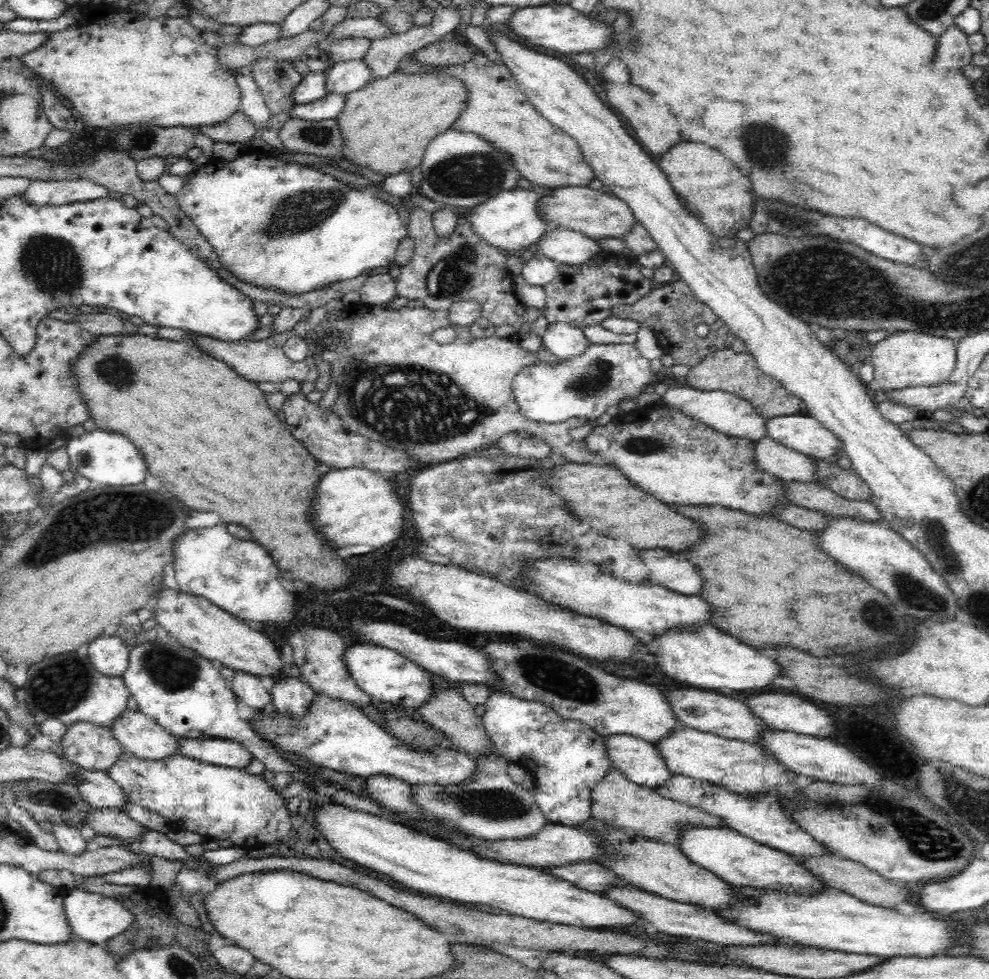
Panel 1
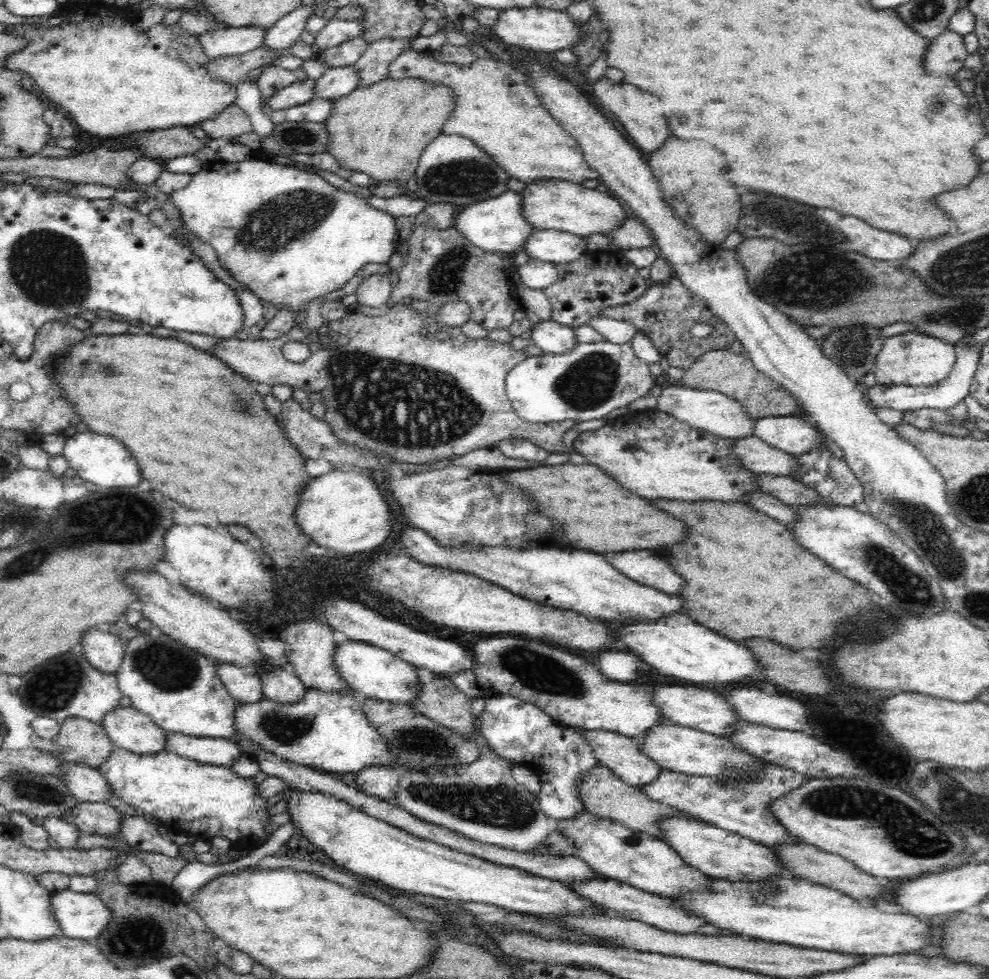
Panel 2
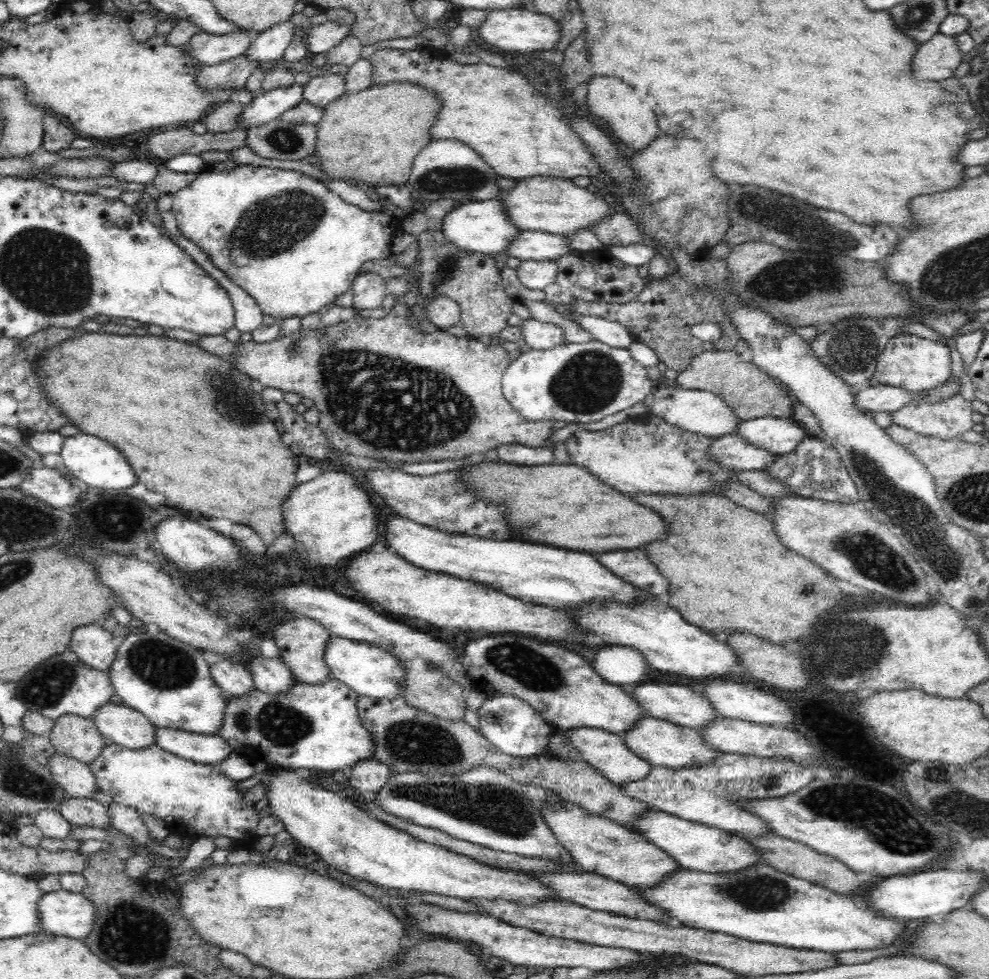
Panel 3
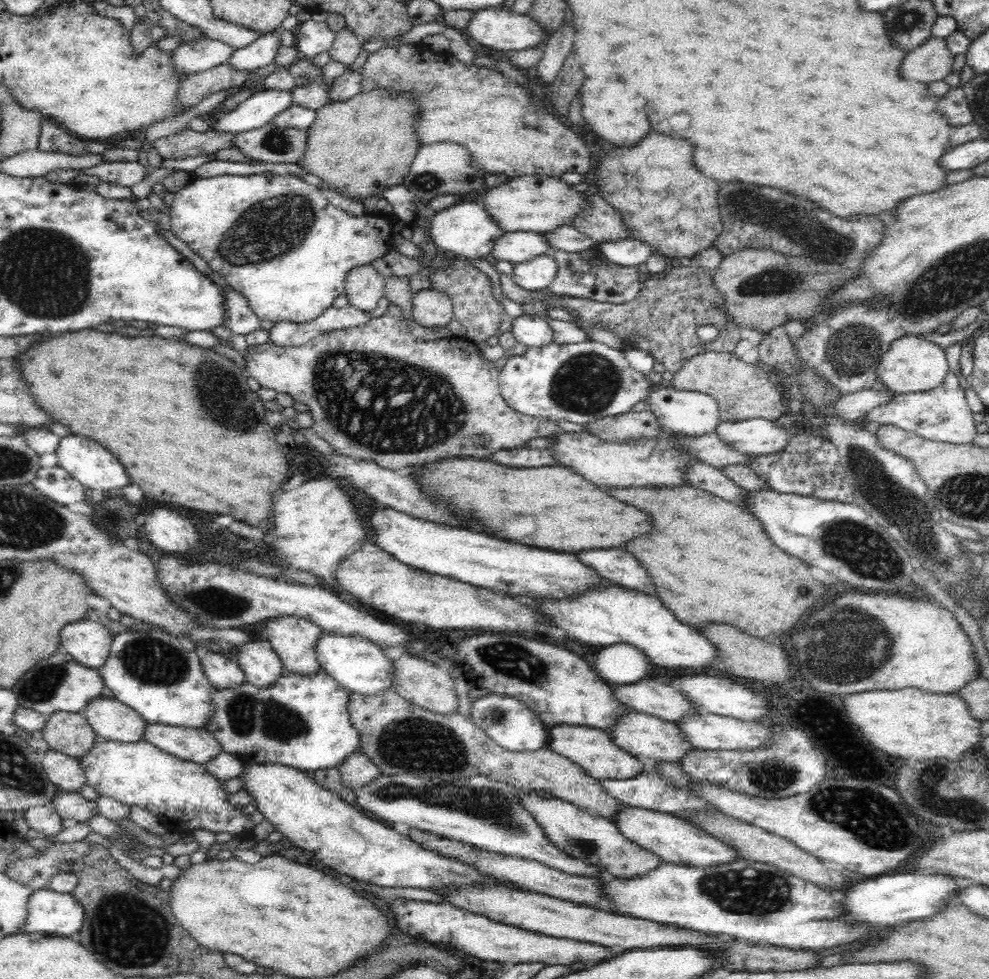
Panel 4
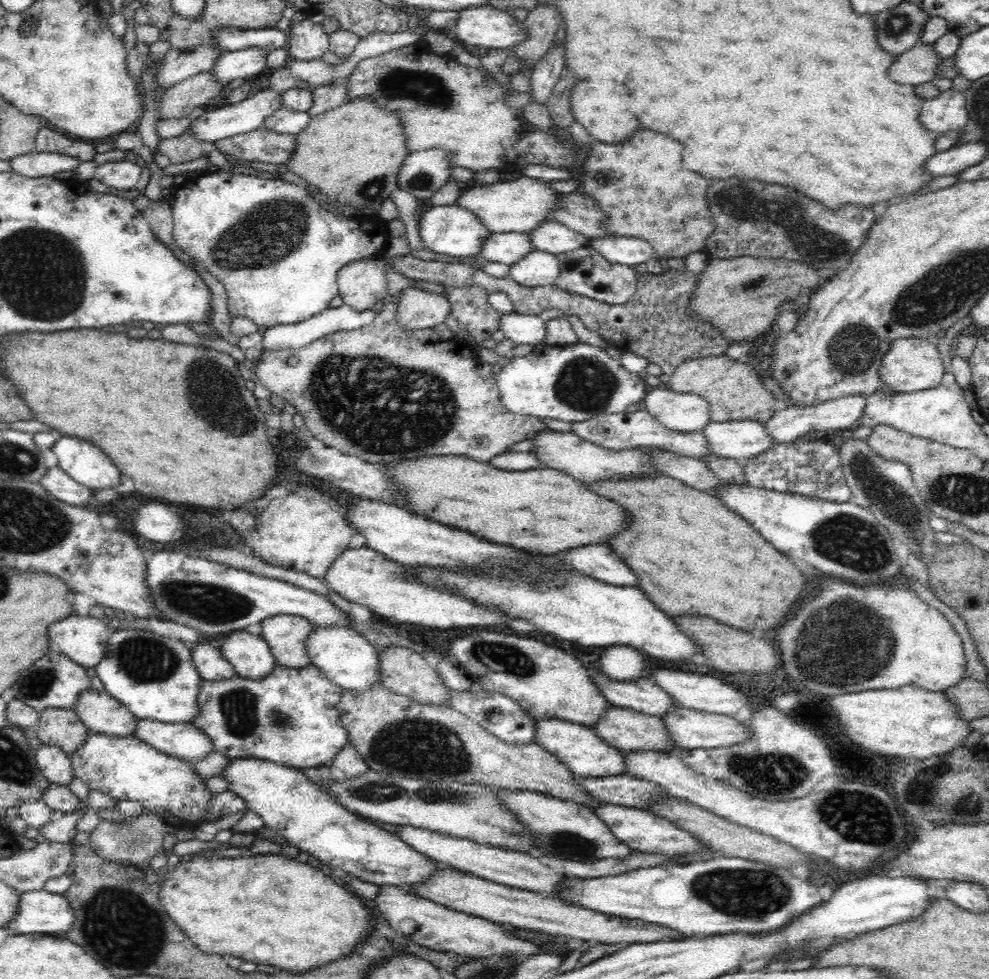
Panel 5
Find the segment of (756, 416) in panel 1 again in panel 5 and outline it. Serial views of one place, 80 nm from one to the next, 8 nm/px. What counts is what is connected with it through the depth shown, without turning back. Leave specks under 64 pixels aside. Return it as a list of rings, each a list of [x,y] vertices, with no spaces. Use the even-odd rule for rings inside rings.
[[[656,387],[648,389],[640,403],[641,408],[670,430],[698,432],[710,423],[708,403],[696,393],[677,393],[670,388]]]

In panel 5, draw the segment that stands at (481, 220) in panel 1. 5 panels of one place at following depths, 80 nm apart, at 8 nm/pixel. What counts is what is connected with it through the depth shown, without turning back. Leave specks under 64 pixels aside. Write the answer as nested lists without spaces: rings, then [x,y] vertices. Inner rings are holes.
[[[432,205],[419,213],[418,224],[416,225],[426,249],[428,248],[436,254],[445,254],[453,257],[477,256],[478,252],[480,252],[480,247],[491,234],[478,221],[478,217],[472,211],[468,211],[464,207],[458,207],[458,205]]]

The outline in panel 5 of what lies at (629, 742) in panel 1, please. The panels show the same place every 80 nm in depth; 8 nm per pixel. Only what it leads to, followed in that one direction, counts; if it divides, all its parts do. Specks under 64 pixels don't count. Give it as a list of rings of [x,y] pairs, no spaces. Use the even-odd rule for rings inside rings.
[[[534,719],[534,743],[552,753],[562,765],[577,776],[602,778],[625,772],[625,760],[621,751],[600,739],[594,728],[559,719]]]

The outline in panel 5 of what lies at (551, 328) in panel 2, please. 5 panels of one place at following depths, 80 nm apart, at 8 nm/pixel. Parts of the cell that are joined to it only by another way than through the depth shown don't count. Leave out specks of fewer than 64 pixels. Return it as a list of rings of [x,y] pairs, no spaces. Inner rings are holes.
[[[513,311],[501,314],[497,329],[515,344],[536,345],[543,342],[546,334],[545,322],[538,315]]]

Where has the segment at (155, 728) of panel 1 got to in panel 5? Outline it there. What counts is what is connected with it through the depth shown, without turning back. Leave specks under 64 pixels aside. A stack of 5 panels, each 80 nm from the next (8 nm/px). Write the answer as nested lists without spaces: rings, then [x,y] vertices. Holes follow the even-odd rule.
[[[88,688],[80,692],[72,711],[92,732],[108,736],[134,735],[137,719],[121,701],[116,700],[104,690]]]

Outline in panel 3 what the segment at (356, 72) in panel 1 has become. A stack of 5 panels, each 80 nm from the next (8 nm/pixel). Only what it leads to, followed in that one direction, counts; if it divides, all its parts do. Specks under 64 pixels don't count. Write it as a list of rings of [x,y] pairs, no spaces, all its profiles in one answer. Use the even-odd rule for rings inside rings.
[[[325,73],[312,77],[302,86],[302,98],[311,106],[324,108],[345,94],[344,75]]]

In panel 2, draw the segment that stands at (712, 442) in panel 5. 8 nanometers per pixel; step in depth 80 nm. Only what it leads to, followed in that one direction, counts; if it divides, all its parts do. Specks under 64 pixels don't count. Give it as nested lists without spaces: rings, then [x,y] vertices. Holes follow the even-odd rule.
[[[781,416],[757,419],[753,424],[753,435],[770,447],[788,454],[802,454],[822,443],[816,427],[807,418]]]

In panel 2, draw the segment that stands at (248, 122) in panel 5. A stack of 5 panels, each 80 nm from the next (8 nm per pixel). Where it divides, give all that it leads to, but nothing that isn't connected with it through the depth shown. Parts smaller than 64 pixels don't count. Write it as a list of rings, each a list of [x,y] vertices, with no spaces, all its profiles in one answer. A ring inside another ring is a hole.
[[[313,79],[293,82],[290,86],[282,88],[277,94],[274,94],[269,100],[263,101],[261,108],[265,114],[271,115],[273,112],[301,106],[312,100],[312,88],[314,88]]]

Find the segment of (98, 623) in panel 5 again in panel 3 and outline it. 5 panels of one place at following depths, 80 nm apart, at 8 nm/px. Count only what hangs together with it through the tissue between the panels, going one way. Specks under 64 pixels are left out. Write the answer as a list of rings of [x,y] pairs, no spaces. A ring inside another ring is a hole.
[[[93,623],[73,631],[68,650],[71,650],[86,665],[108,671],[117,656],[117,647],[112,634],[104,626]]]

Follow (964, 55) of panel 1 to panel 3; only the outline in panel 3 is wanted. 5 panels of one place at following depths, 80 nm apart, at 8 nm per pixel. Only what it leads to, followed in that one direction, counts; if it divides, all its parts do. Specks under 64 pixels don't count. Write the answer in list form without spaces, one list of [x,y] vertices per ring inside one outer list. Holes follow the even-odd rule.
[[[934,34],[924,44],[919,44],[910,60],[910,69],[914,68],[922,80],[942,81],[950,78],[962,60],[954,37]]]

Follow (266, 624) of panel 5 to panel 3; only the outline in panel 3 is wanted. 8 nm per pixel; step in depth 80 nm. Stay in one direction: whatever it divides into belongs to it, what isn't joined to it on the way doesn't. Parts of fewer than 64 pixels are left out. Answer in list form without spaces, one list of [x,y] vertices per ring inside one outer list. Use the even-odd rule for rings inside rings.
[[[294,616],[290,620],[275,624],[271,636],[278,647],[278,656],[290,669],[295,680],[306,684],[319,684],[329,675],[332,677],[324,663],[325,648],[331,635],[321,624],[310,618]]]

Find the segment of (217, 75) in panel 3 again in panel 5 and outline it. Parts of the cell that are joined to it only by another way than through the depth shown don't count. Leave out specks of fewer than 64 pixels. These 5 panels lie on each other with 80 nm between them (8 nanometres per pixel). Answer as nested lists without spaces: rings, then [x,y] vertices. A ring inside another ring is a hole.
[[[210,71],[188,77],[186,80],[165,90],[161,106],[158,108],[158,113],[160,113],[158,119],[160,121],[167,121],[188,118],[196,107],[205,106],[210,99],[219,96],[221,91],[222,85],[212,79],[212,73]]]

